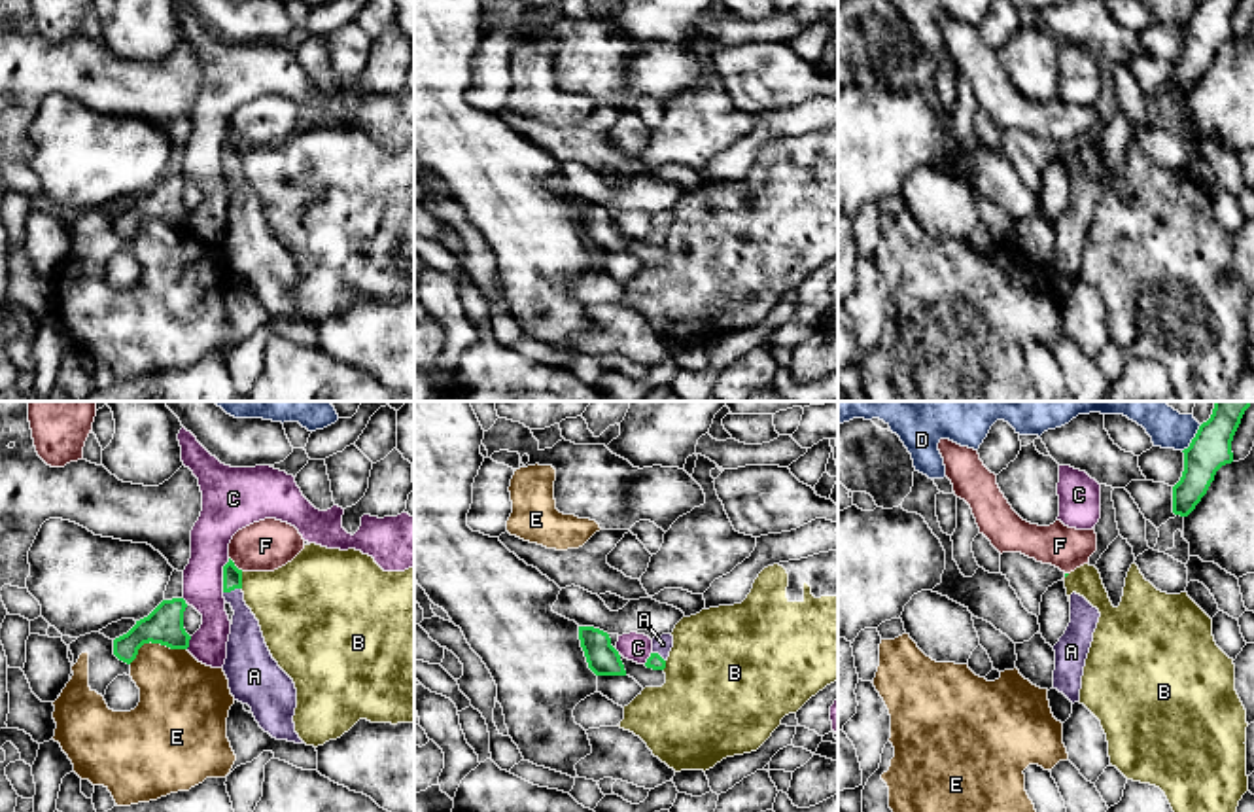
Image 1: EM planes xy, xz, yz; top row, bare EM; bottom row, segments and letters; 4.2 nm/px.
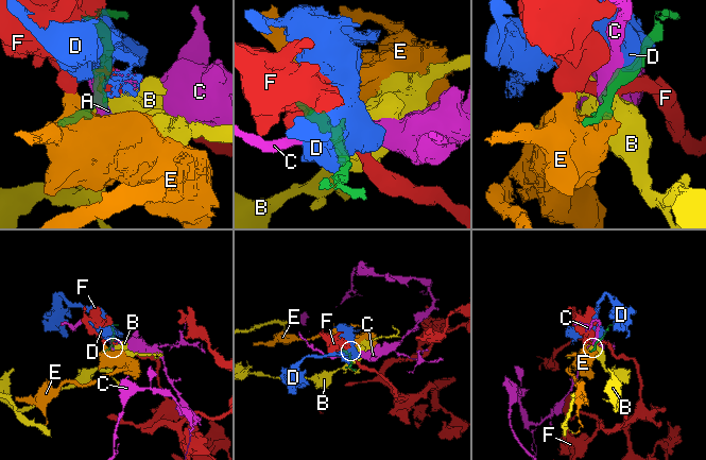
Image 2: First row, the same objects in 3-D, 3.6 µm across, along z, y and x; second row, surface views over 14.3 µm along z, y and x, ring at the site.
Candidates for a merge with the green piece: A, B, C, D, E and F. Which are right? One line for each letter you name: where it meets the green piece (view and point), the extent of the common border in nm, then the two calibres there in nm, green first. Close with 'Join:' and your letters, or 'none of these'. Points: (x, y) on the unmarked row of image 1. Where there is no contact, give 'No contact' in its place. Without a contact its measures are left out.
A: Touches green at xy (231, 165). Shared border 80 nm. Thickness 80 nm (green) against 160 nm
Join: A

